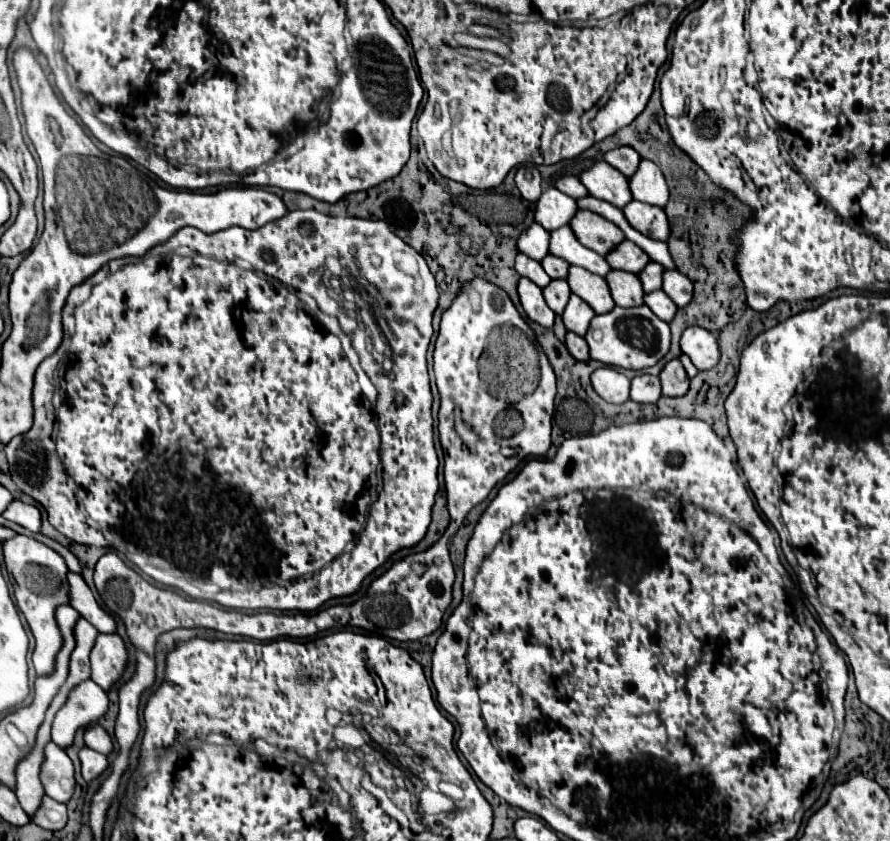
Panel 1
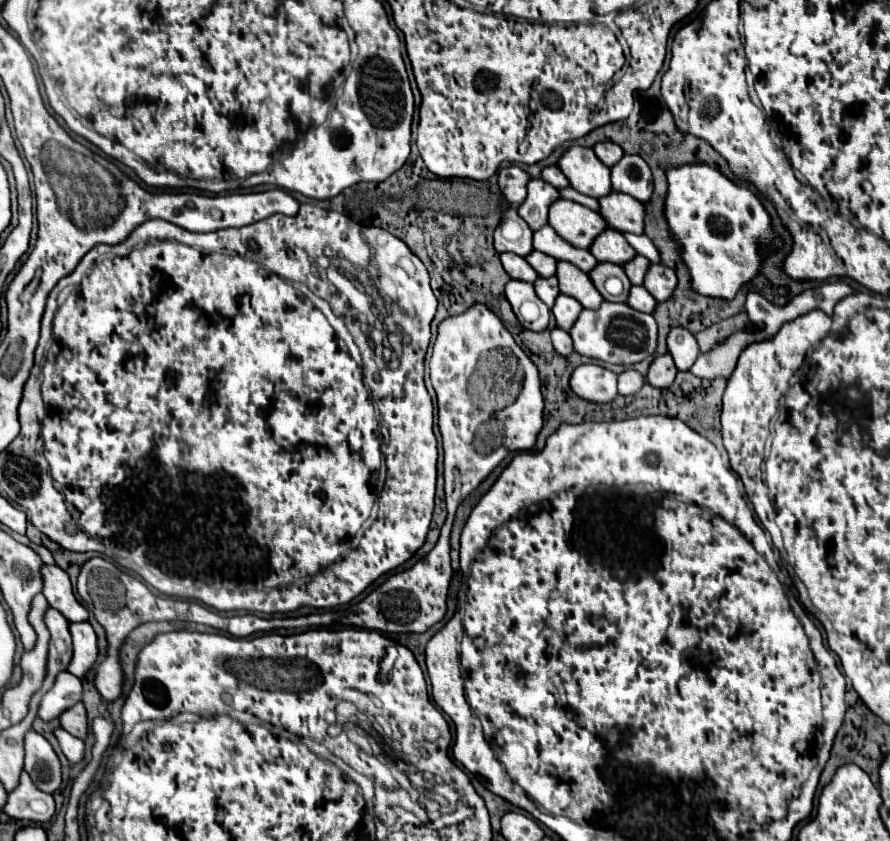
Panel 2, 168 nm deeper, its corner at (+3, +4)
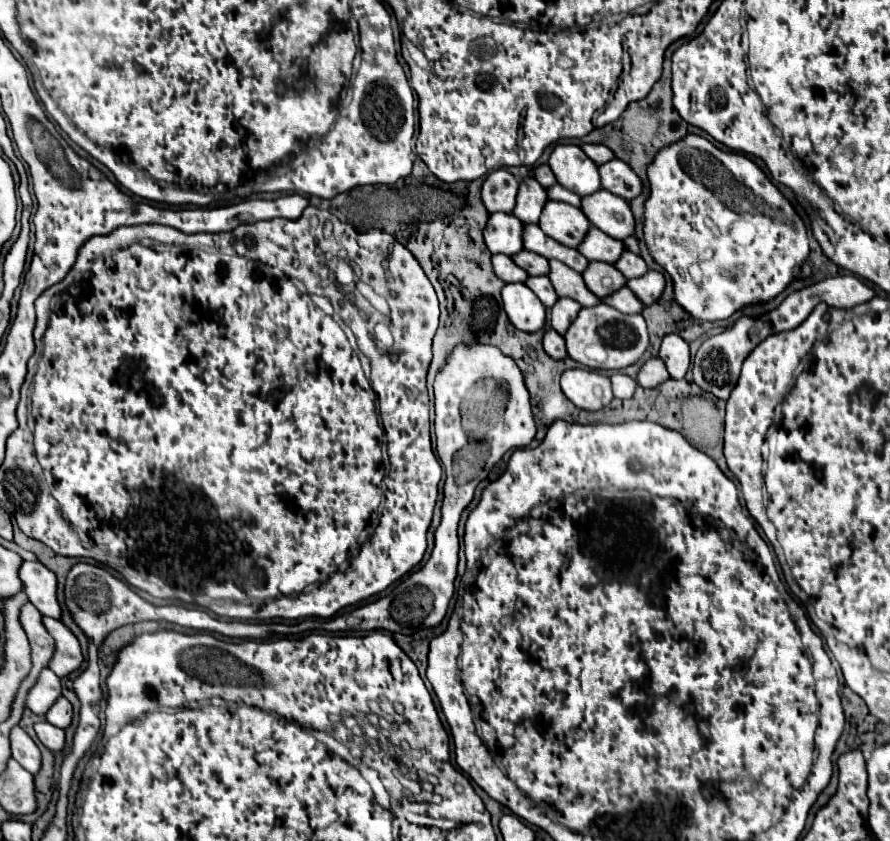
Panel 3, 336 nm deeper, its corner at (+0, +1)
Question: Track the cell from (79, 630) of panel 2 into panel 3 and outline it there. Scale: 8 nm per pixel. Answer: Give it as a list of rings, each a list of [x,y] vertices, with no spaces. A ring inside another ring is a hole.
[[[45,618],[43,626],[55,640],[55,652],[53,652],[53,658],[49,660],[47,668],[51,668],[57,676],[63,678],[63,676],[71,674],[73,670],[77,670],[83,662],[79,640],[69,632],[67,626],[63,626],[55,618]]]

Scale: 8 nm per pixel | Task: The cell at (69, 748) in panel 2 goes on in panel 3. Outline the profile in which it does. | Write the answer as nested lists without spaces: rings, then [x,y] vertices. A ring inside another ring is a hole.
[[[37,722],[35,724],[35,734],[41,740],[43,746],[47,746],[51,752],[59,752],[65,742],[65,734],[61,728],[49,724],[49,722]]]

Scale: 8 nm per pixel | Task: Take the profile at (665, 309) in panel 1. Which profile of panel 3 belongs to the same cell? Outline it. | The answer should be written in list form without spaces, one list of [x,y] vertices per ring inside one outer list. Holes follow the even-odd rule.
[[[627,288],[611,292],[609,296],[601,298],[601,302],[617,308],[623,314],[639,314],[643,310],[643,304],[637,298],[633,298],[633,292],[629,292]]]

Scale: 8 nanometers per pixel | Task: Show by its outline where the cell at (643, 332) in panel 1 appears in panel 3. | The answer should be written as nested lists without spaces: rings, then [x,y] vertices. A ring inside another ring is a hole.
[[[597,304],[593,308],[581,308],[579,316],[573,320],[565,332],[567,356],[579,364],[599,370],[621,370],[637,362],[649,346],[647,324],[641,314],[621,314],[607,304]]]

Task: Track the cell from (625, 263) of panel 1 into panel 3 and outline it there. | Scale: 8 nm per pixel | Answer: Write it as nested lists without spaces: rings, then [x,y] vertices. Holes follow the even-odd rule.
[[[591,226],[587,236],[583,238],[581,246],[577,246],[577,250],[591,262],[591,260],[601,260],[607,264],[615,264],[623,252],[623,242],[613,240],[611,236],[607,236],[605,232],[601,232],[599,228]]]

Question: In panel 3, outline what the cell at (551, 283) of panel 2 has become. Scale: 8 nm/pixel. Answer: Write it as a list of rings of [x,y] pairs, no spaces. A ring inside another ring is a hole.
[[[529,276],[525,286],[529,286],[535,292],[535,296],[543,302],[545,308],[551,308],[557,302],[557,294],[553,292],[553,286],[547,276]]]

